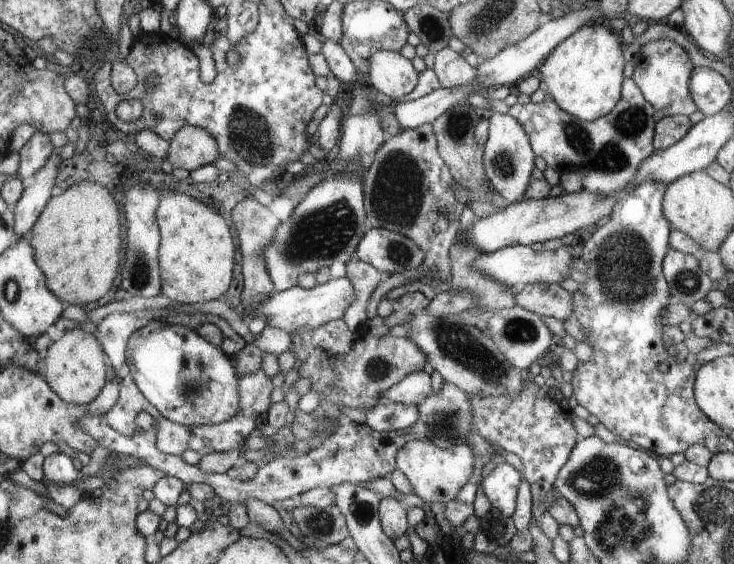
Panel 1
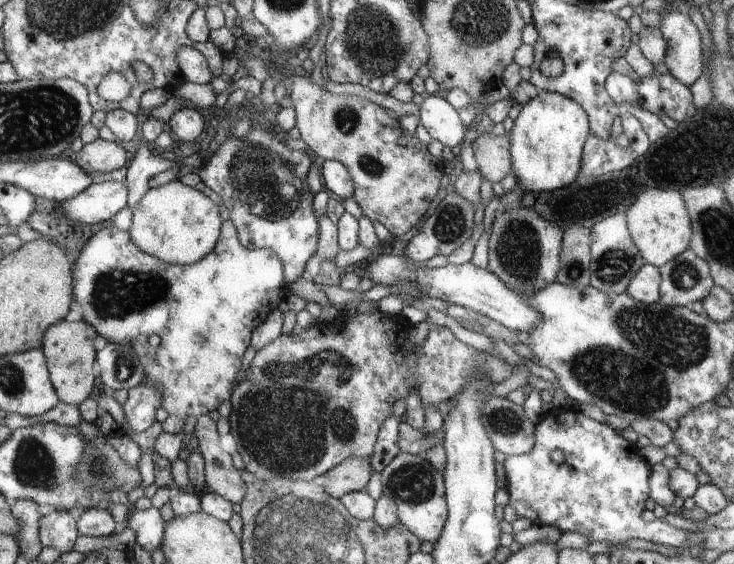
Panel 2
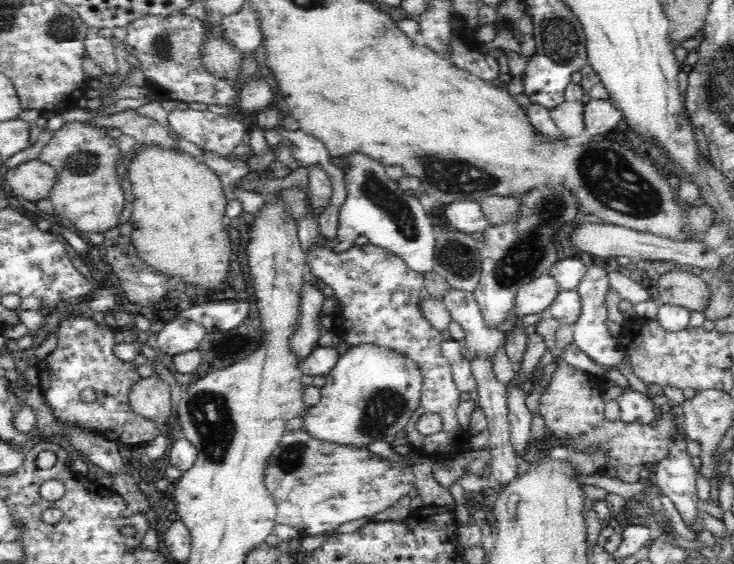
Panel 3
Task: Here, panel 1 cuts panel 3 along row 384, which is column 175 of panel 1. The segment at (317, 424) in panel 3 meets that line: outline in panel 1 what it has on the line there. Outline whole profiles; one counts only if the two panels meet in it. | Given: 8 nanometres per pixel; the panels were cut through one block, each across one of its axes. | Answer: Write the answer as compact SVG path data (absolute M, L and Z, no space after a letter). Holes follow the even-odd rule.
M164 319L150 321L131 334L126 358L137 387L168 420L186 426L217 425L229 421L241 410L239 374L234 364L219 346L202 338L194 328L168 323Z

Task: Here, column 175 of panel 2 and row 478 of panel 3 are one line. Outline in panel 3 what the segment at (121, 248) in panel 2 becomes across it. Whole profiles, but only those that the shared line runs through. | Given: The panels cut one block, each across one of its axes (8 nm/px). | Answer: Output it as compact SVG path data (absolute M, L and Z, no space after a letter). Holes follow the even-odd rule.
M300 428L285 432L278 446L272 451L265 471L265 487L277 508L275 521L288 524L299 532L300 539L306 536L331 535L344 524L362 517L373 517L377 512L392 506L416 486L413 470L402 462L391 461L372 453L368 447L357 450L354 447L326 444L313 439Z

